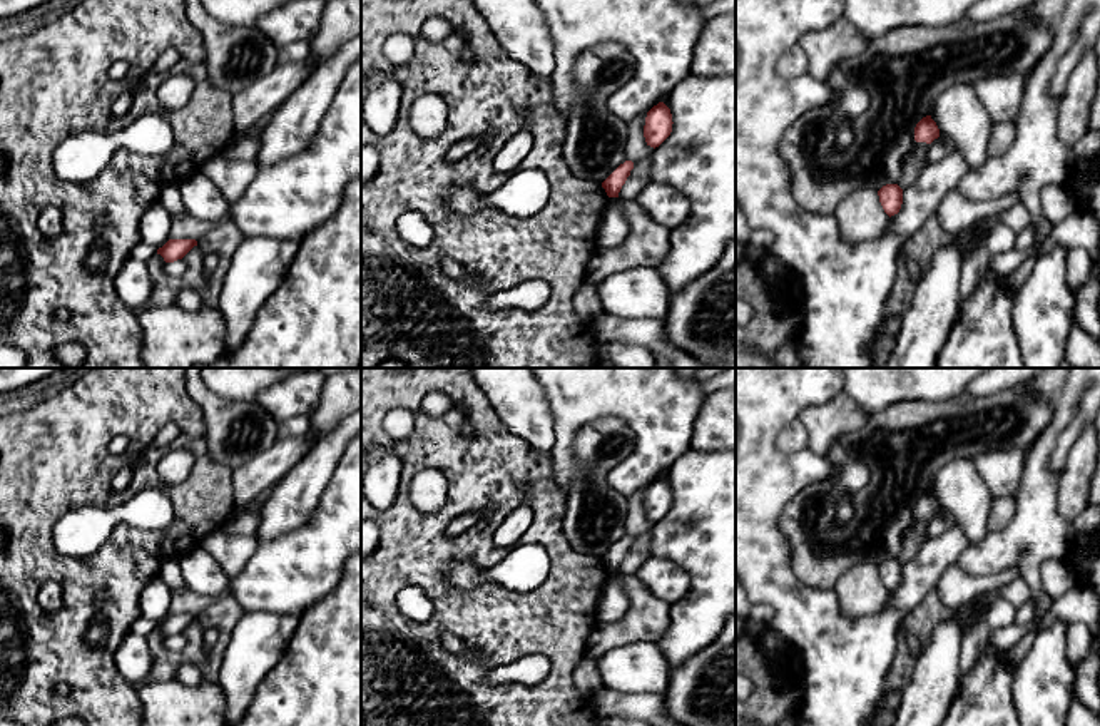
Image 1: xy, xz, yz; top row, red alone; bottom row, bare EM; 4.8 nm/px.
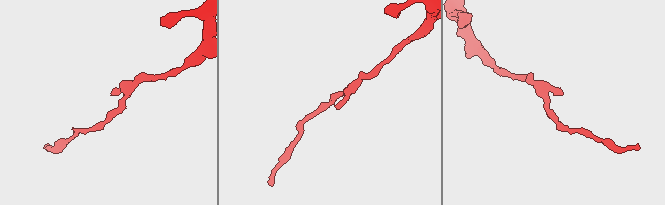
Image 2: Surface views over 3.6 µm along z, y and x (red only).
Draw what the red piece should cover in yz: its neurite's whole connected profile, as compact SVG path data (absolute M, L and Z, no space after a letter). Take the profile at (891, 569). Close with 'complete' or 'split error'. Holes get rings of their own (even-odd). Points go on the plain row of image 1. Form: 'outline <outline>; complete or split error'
outline M886 559L878 565L884 587L891 592L899 587L903 579L903 564L898 559Z; complete

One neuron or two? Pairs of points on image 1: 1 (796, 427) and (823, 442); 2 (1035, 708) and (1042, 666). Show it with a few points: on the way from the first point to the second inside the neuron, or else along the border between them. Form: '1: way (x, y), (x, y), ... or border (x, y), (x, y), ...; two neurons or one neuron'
1: border (798, 419), (804, 427), (808, 447); two neurons
2: way (1037, 698), (1037, 679), (1040, 676); one neuron

